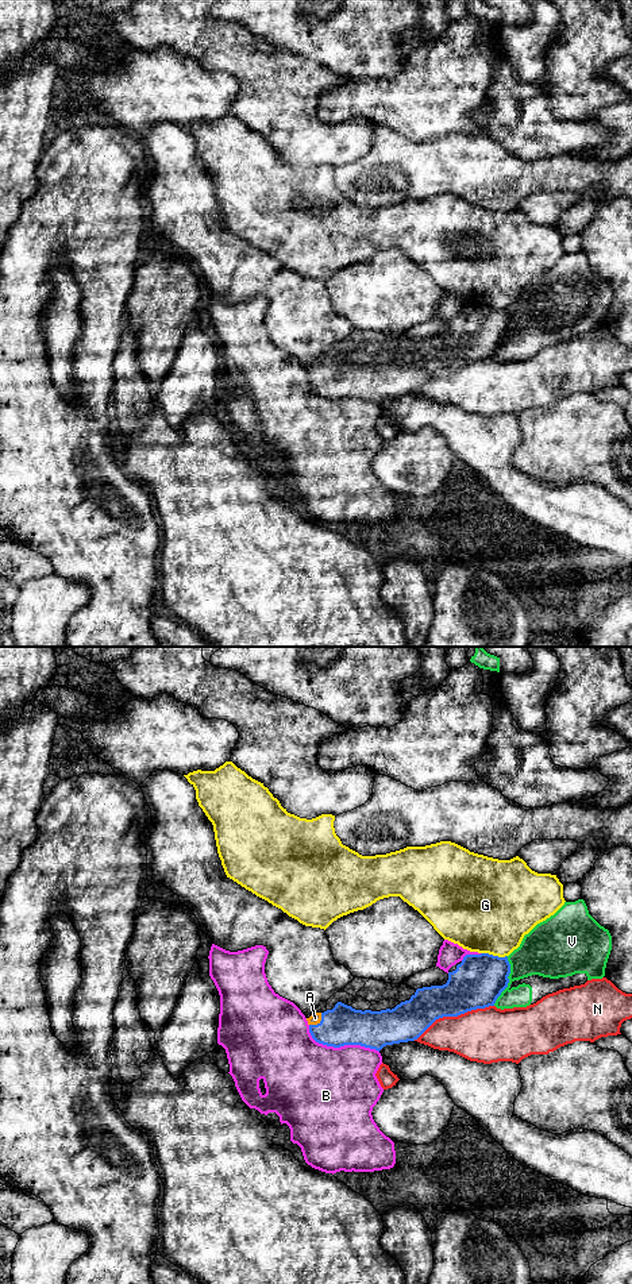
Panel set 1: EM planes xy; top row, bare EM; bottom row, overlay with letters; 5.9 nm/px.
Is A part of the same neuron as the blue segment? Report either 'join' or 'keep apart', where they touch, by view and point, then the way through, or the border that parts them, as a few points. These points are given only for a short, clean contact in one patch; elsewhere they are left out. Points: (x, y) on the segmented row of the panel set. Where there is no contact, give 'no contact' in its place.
join; meets blue in xy at (318, 1024); runs through xy (343, 1025), (318, 1024), (315, 1018)

